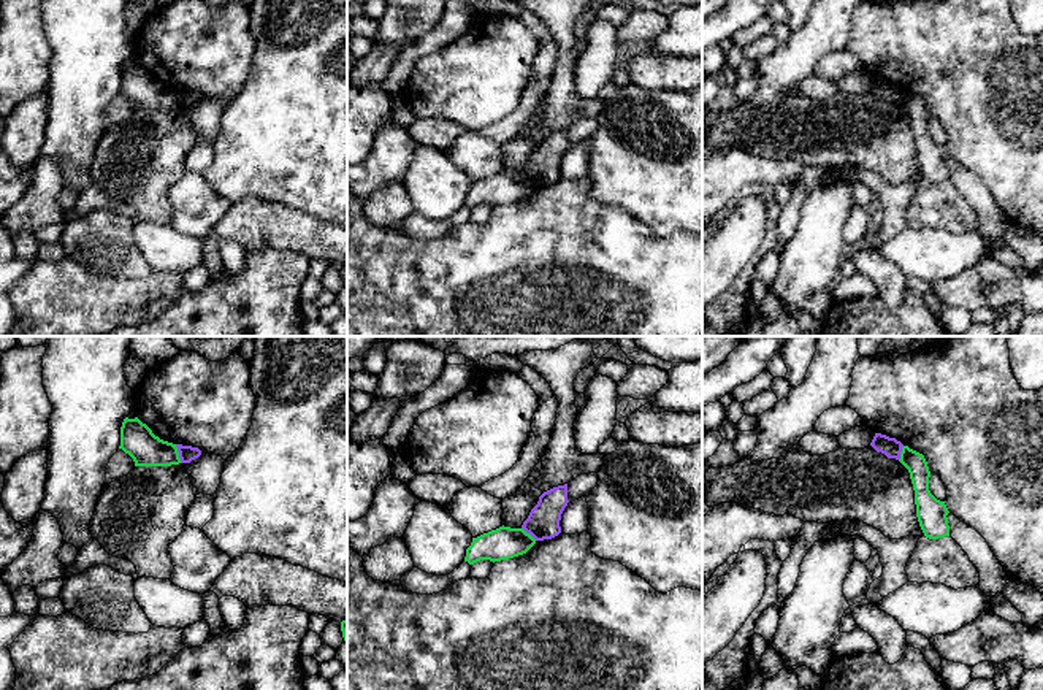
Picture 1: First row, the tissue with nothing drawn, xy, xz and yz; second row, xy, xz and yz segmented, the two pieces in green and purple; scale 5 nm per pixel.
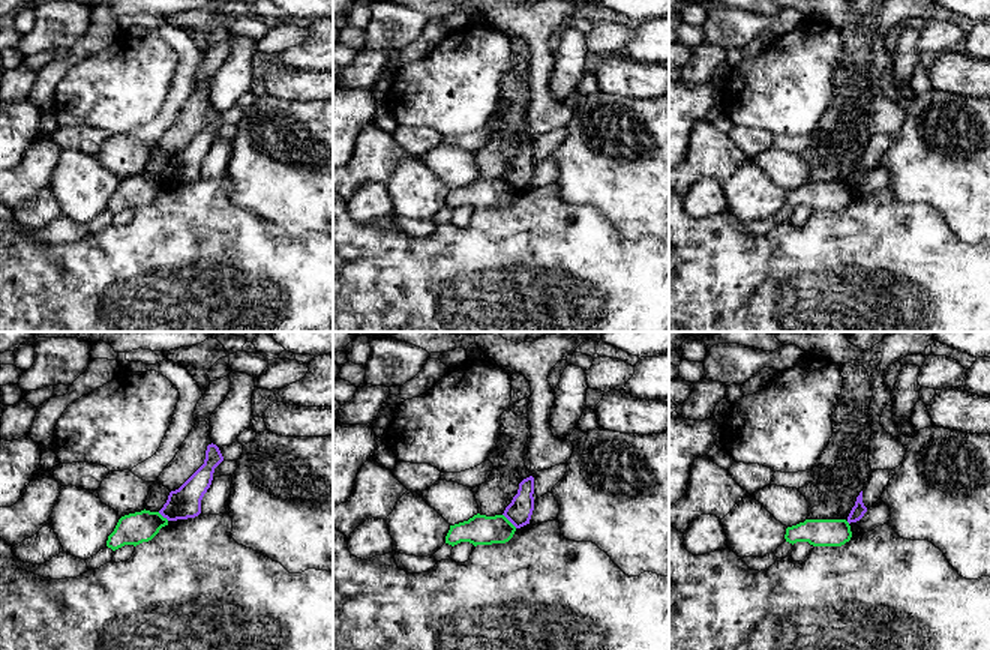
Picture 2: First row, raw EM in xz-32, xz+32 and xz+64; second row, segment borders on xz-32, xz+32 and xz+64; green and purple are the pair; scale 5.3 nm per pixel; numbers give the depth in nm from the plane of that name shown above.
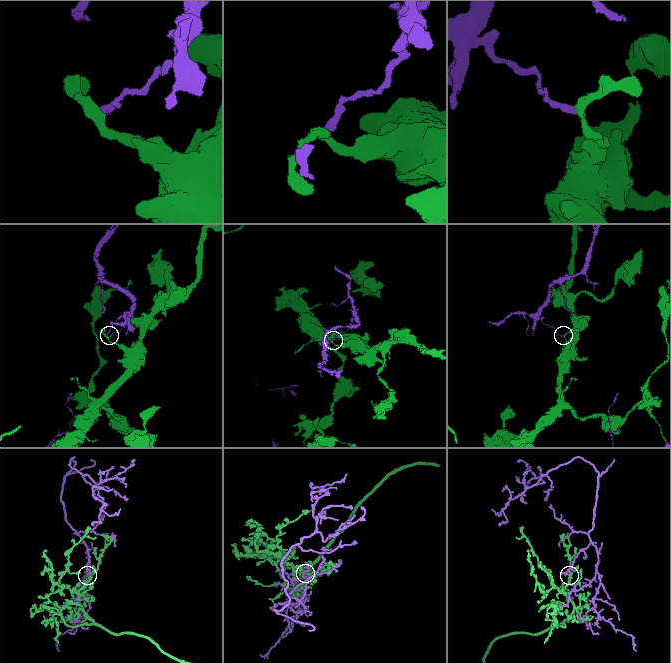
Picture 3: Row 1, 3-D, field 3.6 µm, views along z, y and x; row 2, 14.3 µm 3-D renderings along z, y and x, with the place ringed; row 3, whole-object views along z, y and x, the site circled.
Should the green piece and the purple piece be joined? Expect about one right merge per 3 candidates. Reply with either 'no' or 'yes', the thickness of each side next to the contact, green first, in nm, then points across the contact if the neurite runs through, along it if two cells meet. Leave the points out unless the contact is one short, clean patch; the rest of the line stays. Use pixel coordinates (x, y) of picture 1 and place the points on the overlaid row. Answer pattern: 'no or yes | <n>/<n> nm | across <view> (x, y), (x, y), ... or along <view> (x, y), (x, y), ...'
no | 170/80 nm | along xy (175, 444), (181, 462)

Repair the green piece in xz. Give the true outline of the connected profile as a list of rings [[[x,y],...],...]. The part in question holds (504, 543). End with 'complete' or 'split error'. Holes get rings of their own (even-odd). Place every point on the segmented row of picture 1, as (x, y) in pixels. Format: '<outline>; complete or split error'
[[[499,527],[472,538],[464,562],[474,565],[480,560],[501,562],[526,554],[536,539],[523,528]]]; complete

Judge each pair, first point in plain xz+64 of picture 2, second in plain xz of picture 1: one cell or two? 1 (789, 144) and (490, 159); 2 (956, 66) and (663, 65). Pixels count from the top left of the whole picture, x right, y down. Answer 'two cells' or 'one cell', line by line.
1: two cells
2: one cell

